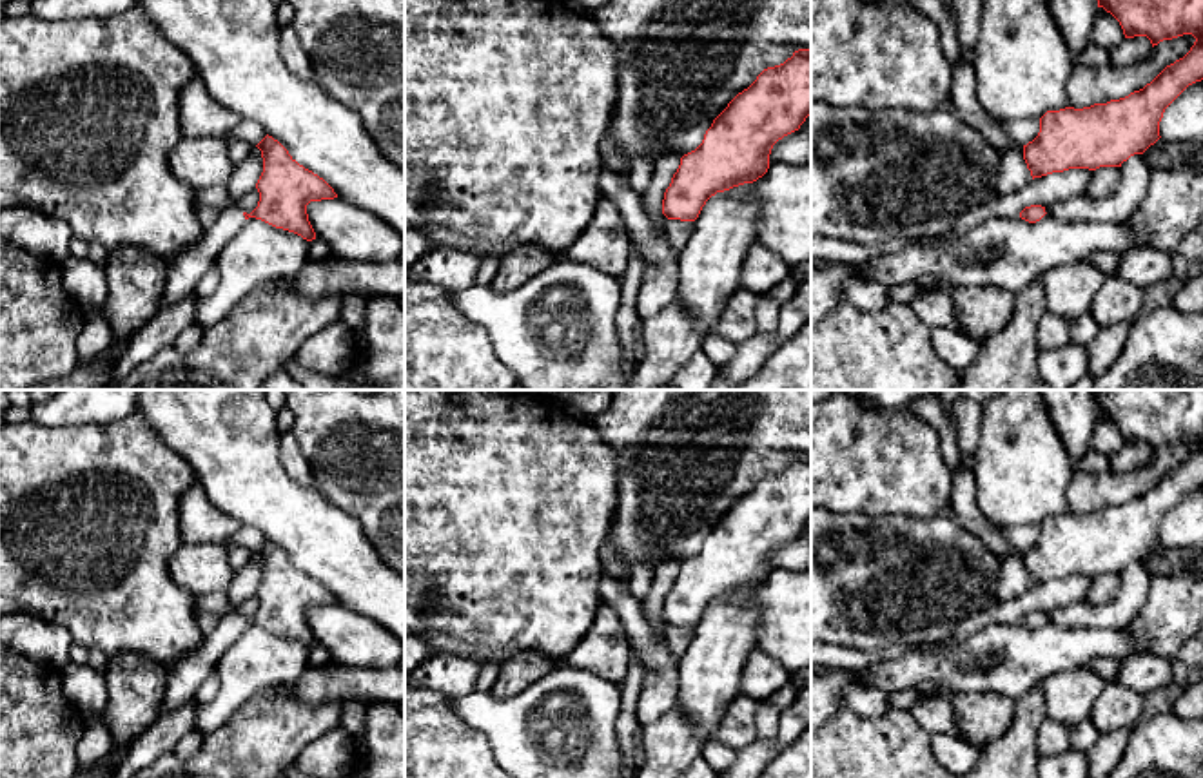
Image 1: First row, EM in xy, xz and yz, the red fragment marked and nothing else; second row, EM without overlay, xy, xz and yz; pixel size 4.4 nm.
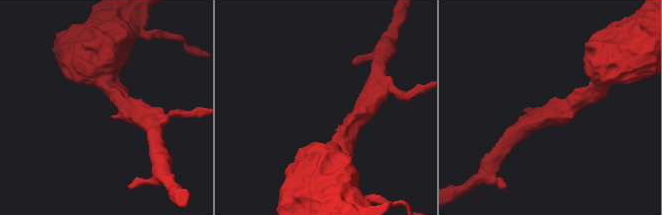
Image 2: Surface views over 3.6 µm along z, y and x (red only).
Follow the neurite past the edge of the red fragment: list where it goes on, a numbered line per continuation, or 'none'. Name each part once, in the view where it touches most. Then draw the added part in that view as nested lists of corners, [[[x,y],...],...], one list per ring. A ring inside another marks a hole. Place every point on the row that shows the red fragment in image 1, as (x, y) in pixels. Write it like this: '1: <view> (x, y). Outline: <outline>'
1: xy (185, 269). Outline: [[[229,209],[203,232],[203,238],[194,247],[167,258],[169,268],[165,274],[161,306],[176,303],[194,290],[203,274],[216,265],[216,258],[225,243],[245,221],[240,209]]]

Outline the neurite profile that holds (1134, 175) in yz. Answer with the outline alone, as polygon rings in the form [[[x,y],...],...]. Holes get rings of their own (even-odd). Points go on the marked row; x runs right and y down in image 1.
[[[1141,154],[1130,156],[1120,167],[1120,181],[1110,196],[1091,198],[1087,194],[1056,201],[1045,209],[1052,218],[1078,223],[1123,223],[1141,205],[1150,181],[1150,169]]]

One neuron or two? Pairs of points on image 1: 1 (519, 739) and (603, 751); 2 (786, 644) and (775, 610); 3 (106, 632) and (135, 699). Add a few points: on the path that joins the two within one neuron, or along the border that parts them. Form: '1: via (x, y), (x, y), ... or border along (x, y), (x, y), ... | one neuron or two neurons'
1: via (543, 729), (588, 731) | one neuron
2: via (786, 635), (784, 619) | one neuron
3: border along (107, 657), (147, 655), (158, 662) | two neurons

